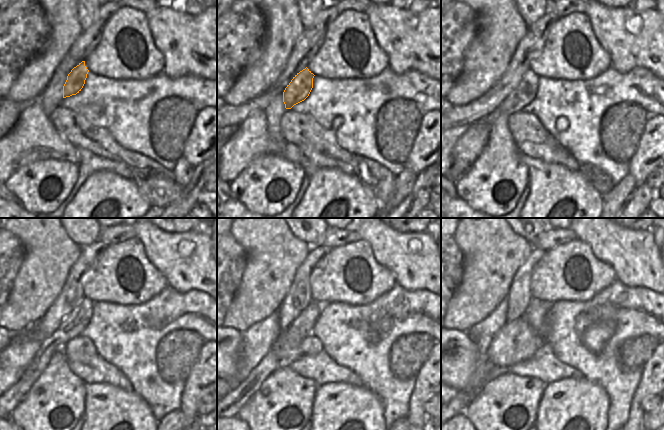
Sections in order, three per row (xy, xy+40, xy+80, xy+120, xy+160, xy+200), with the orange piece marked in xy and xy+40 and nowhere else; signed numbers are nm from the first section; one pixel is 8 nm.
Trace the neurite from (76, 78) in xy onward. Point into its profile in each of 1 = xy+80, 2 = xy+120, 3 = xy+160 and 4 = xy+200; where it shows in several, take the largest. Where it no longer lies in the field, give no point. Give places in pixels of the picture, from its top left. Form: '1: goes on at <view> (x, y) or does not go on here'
1: goes on at xy+80 (526, 90)
2: goes on at xy+120 (72, 326)
3: goes on at xy+160 (237, 397)
4: goes on at xy+200 (480, 378)

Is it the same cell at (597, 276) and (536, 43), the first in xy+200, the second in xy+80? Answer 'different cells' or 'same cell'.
different cells

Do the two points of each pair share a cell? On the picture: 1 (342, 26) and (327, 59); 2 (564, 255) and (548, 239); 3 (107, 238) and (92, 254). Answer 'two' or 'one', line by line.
1: one
2: two
3: two

